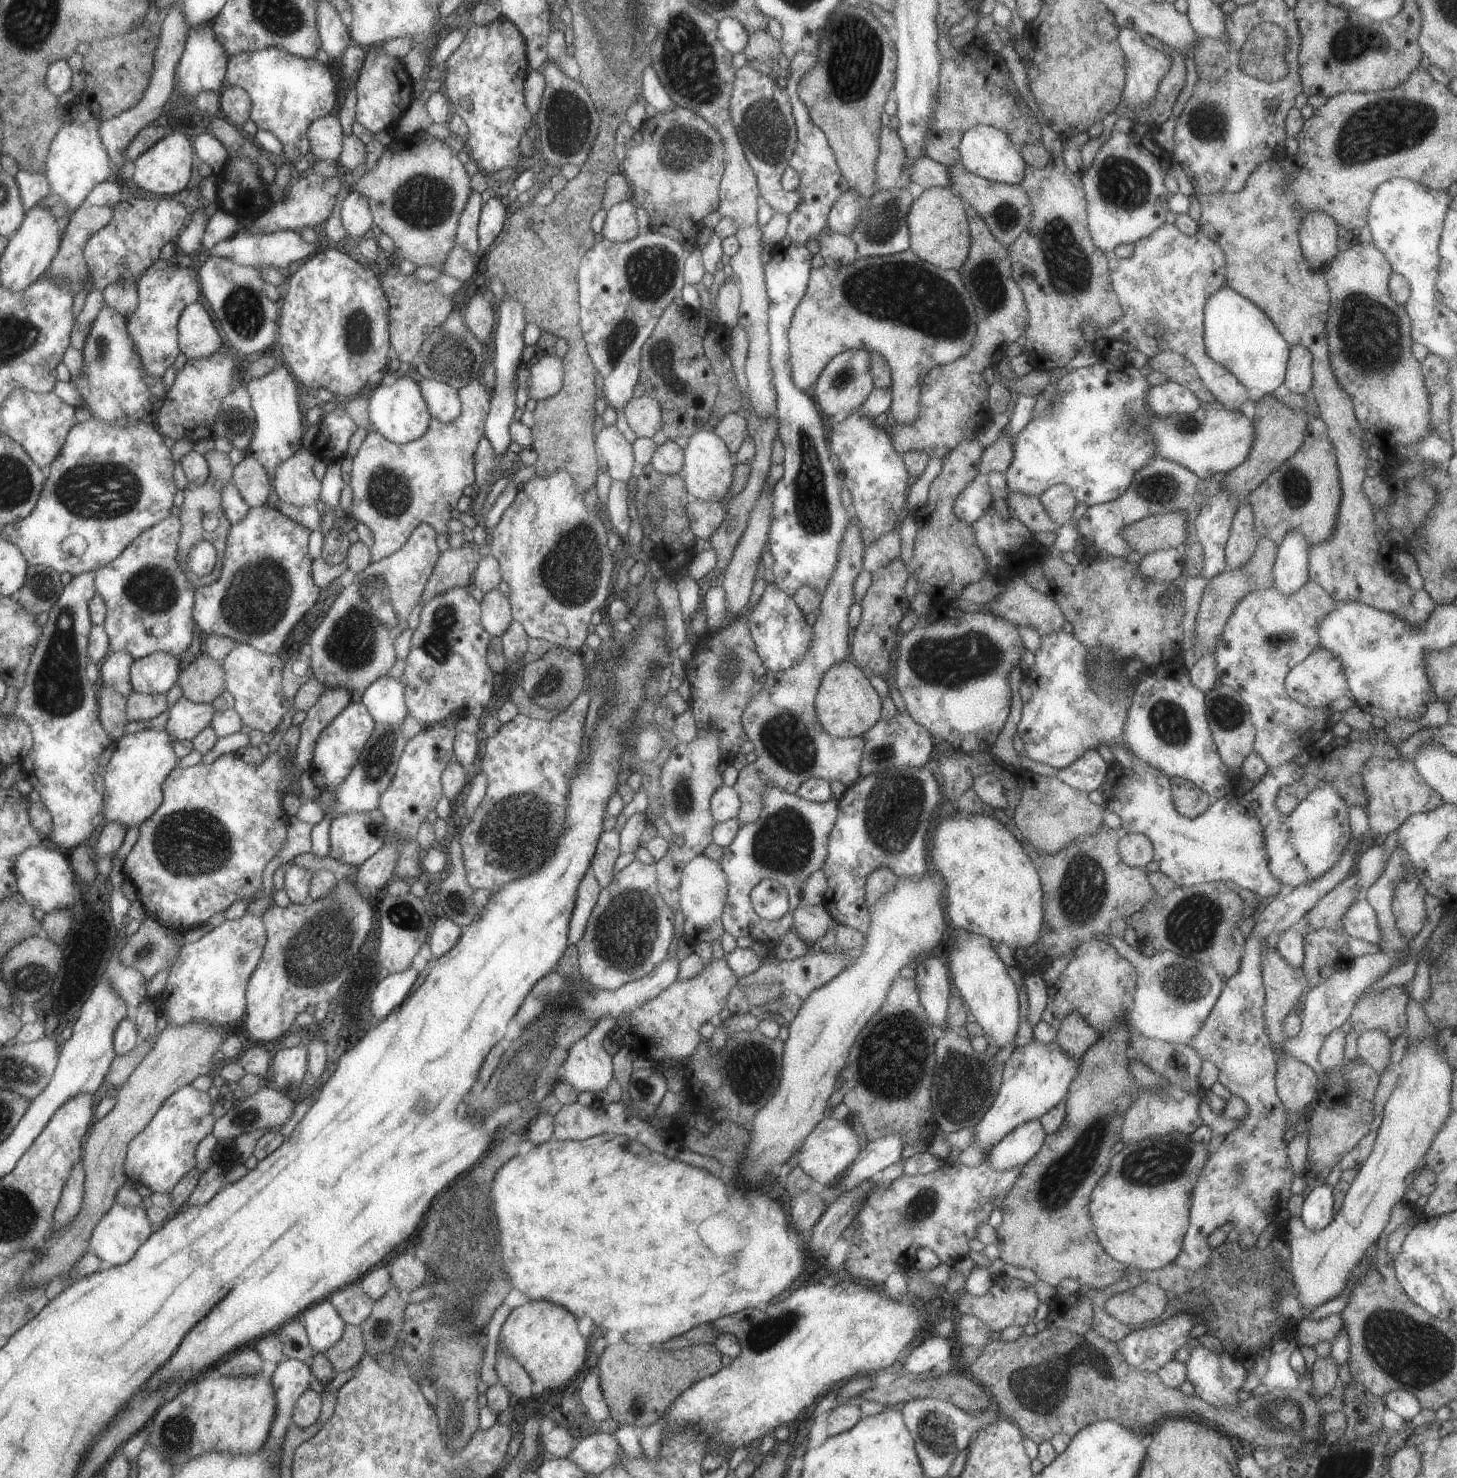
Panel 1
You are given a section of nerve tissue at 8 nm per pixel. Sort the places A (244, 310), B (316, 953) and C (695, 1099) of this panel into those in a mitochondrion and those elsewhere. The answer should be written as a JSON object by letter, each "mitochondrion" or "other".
{"A":"mitochondrion","B":"mitochondrion","C":"other"}

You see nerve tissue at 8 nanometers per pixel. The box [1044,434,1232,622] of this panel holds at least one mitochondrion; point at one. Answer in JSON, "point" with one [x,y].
{"point":[1159,487]}

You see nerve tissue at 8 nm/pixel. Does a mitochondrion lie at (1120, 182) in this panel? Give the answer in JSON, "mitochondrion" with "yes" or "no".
{"mitochondrion":"yes"}

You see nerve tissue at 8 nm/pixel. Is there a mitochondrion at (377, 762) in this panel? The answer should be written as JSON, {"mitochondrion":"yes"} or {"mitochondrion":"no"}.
{"mitochondrion":"yes"}

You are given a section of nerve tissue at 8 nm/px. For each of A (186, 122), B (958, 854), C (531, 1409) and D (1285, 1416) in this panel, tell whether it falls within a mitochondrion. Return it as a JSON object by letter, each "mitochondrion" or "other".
{"A":"other","B":"other","C":"other","D":"mitochondrion"}

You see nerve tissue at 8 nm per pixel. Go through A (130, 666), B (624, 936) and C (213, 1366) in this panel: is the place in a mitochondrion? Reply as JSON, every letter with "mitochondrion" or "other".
{"A":"other","B":"mitochondrion","C":"other"}

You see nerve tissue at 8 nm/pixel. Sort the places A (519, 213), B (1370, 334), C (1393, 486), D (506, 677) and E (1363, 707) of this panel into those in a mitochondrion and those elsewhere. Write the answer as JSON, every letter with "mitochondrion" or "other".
{"A":"other","B":"mitochondrion","C":"other","D":"other","E":"other"}

